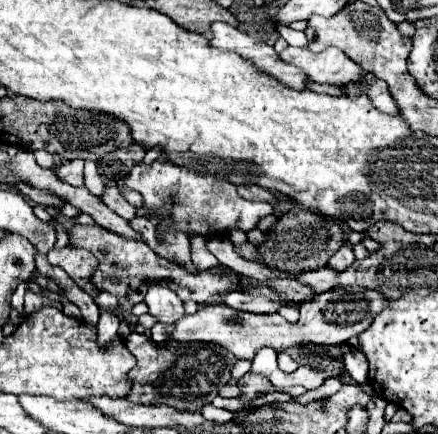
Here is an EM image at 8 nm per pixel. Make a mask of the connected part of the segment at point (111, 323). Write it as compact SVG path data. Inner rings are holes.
M102 310L100 312L100 320L98 320L98 342L104 346L108 342L112 342L112 338L118 336L118 316L110 310Z

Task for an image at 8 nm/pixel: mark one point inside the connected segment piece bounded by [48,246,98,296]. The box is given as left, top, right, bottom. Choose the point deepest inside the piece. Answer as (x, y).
(79, 264)

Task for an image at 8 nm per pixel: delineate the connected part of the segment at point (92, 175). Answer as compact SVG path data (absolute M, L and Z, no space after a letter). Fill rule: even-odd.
M91 160L85 161L84 182L86 182L86 188L90 190L90 194L94 194L96 198L102 198L104 182L102 182L102 178L98 174L97 164Z

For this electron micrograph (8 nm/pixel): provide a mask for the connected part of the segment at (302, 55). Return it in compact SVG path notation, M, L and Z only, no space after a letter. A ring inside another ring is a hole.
M288 46L280 54L280 58L292 66L302 68L314 82L342 86L350 82L362 82L366 76L366 72L338 48L328 48L324 52L314 54L308 48Z

